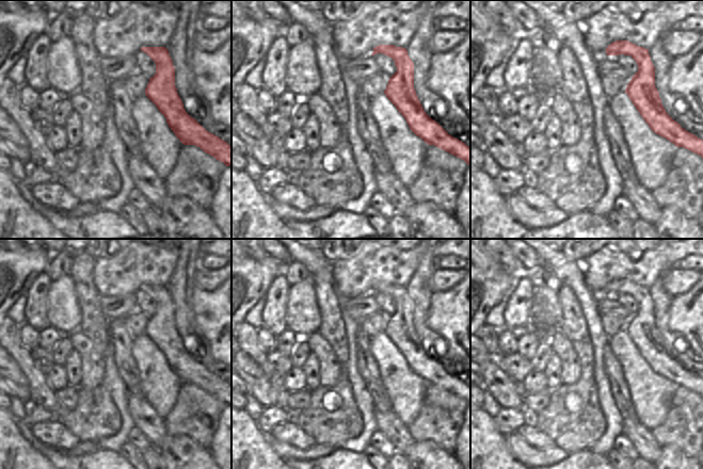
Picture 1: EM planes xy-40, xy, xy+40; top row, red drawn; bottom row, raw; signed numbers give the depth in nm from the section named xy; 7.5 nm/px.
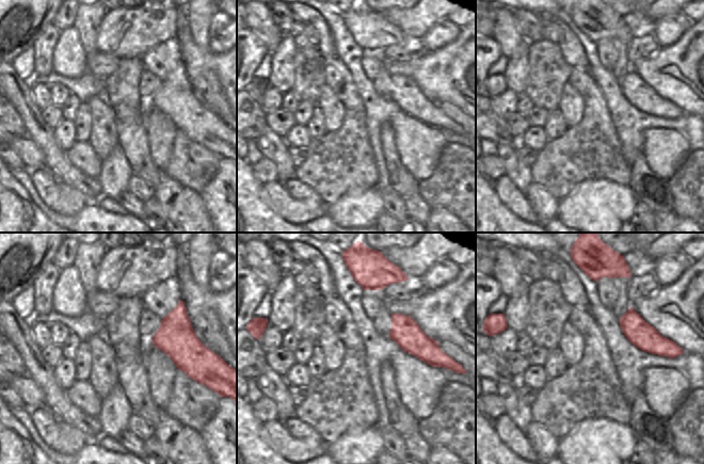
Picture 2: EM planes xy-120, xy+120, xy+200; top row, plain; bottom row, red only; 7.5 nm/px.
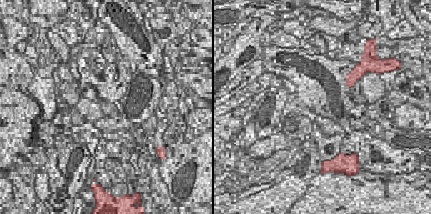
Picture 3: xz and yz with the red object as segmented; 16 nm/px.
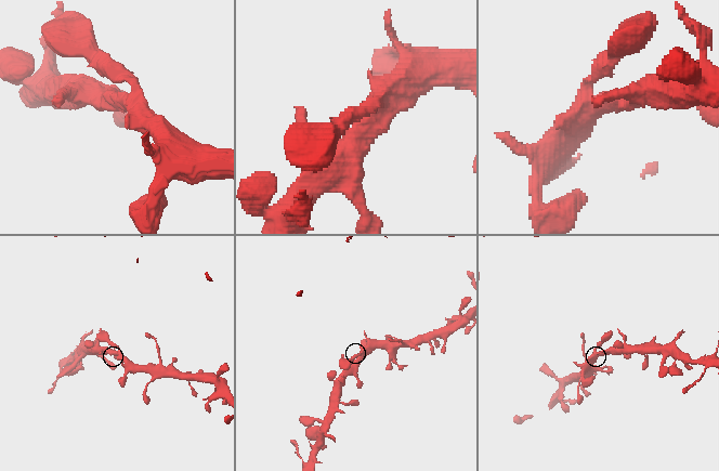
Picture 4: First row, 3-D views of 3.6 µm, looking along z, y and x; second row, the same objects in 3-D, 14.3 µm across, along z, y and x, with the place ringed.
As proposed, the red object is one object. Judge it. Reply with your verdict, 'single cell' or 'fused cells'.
single cell

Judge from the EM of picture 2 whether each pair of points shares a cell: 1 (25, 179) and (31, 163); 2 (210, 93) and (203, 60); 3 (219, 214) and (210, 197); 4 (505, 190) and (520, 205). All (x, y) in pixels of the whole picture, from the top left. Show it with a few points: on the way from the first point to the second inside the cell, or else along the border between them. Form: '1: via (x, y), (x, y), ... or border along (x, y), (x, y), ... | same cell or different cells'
1: border along (25, 168), (30, 171) | different cells
2: via (206, 84), (203, 79), (203, 68) | same cell
3: via (219, 210), (219, 206), (214, 202) | same cell
4: via (508, 193), (516, 202) | same cell

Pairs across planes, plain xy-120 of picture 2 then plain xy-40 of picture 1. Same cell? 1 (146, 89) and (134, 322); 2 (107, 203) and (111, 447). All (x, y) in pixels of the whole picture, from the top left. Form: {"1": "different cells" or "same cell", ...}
{"1": "same cell", "2": "different cells"}

